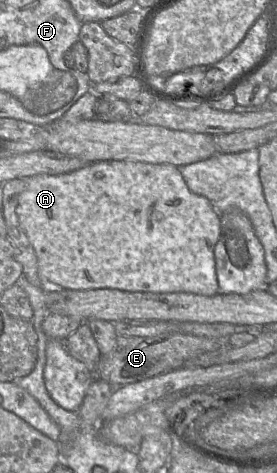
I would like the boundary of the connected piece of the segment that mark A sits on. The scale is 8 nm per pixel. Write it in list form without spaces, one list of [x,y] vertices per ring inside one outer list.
[[[127,160],[97,161],[65,174],[34,175],[28,178],[27,186],[19,196],[16,214],[34,248],[40,277],[48,286],[70,290],[116,289],[145,293],[185,292],[203,296],[214,296],[219,293],[214,247],[220,236],[220,214],[206,197],[195,194],[188,188],[178,167],[173,164]]]

